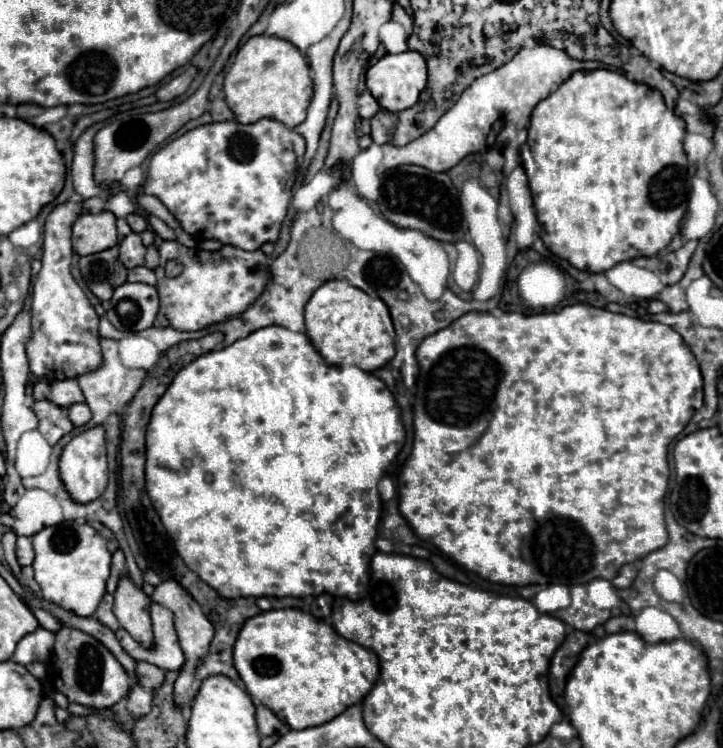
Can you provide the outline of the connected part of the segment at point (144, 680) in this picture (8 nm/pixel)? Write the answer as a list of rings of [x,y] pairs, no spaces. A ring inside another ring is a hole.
[[[137,662],[135,672],[137,672],[137,682],[149,692],[159,688],[163,684],[163,678],[165,678],[165,672],[149,662]]]

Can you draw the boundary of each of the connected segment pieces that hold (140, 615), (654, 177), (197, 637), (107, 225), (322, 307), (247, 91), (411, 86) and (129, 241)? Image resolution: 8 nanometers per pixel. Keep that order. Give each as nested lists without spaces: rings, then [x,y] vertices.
[[[123,576],[117,590],[115,590],[115,604],[113,612],[133,640],[137,640],[143,648],[153,648],[153,632],[151,632],[151,618],[149,618],[149,604],[151,600],[143,594],[141,588],[133,586],[133,582]]]
[[[591,70],[591,72],[575,72],[567,82],[563,82],[551,96],[541,100],[533,114],[531,114],[531,126],[528,128],[526,143],[521,147],[522,166],[528,178],[528,184],[535,202],[537,220],[543,228],[543,242],[545,246],[559,258],[571,262],[577,270],[589,270],[589,272],[607,272],[619,262],[635,260],[641,256],[657,256],[661,250],[665,250],[671,240],[679,234],[679,226],[683,220],[683,214],[687,210],[687,198],[689,198],[689,180],[687,180],[687,156],[683,152],[683,138],[685,138],[685,122],[675,116],[673,110],[669,110],[663,102],[663,96],[659,90],[653,90],[645,84],[637,84],[627,80],[619,72],[611,70]]]
[[[163,580],[153,596],[151,596],[153,602],[157,604],[163,604],[165,608],[169,608],[173,614],[175,614],[175,630],[179,634],[179,642],[181,642],[181,648],[185,652],[185,666],[181,668],[181,674],[175,682],[175,702],[177,706],[185,706],[191,698],[193,698],[193,692],[191,692],[191,684],[193,684],[193,676],[195,676],[195,668],[203,662],[203,658],[207,656],[207,650],[209,650],[209,642],[213,638],[213,624],[205,618],[201,606],[195,602],[195,598],[177,582],[177,580]]]
[[[85,212],[73,224],[73,250],[79,256],[89,256],[117,246],[115,216],[111,212]]]
[[[329,280],[313,292],[313,296],[305,306],[305,326],[307,326],[309,340],[329,364],[359,366],[365,372],[373,372],[389,364],[391,358],[395,356],[395,330],[385,302],[379,298],[371,298],[369,294],[355,288],[347,280]]]
[[[253,36],[239,48],[233,66],[225,74],[223,92],[239,124],[273,118],[295,128],[305,120],[313,96],[313,82],[305,56],[291,42],[273,36]]]
[[[407,50],[401,54],[385,54],[375,66],[367,70],[369,92],[375,96],[379,106],[389,112],[401,112],[401,110],[411,108],[419,100],[419,94],[423,92],[425,84],[427,84],[425,58],[413,50]]]
[[[131,232],[129,236],[123,238],[119,244],[119,260],[125,264],[125,268],[135,268],[143,264],[145,258],[145,246],[141,242],[141,236],[137,232]]]

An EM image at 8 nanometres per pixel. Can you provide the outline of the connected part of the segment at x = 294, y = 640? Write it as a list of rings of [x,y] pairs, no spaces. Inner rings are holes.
[[[297,608],[249,618],[237,636],[233,664],[253,700],[271,708],[293,730],[325,724],[351,704],[359,704],[379,676],[379,660],[371,650],[345,640],[333,626]]]

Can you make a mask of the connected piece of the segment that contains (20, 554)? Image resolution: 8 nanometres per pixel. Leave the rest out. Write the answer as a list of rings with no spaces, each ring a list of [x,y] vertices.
[[[19,536],[17,538],[17,560],[21,566],[31,566],[35,558],[35,550],[31,544],[31,538],[27,536]]]

